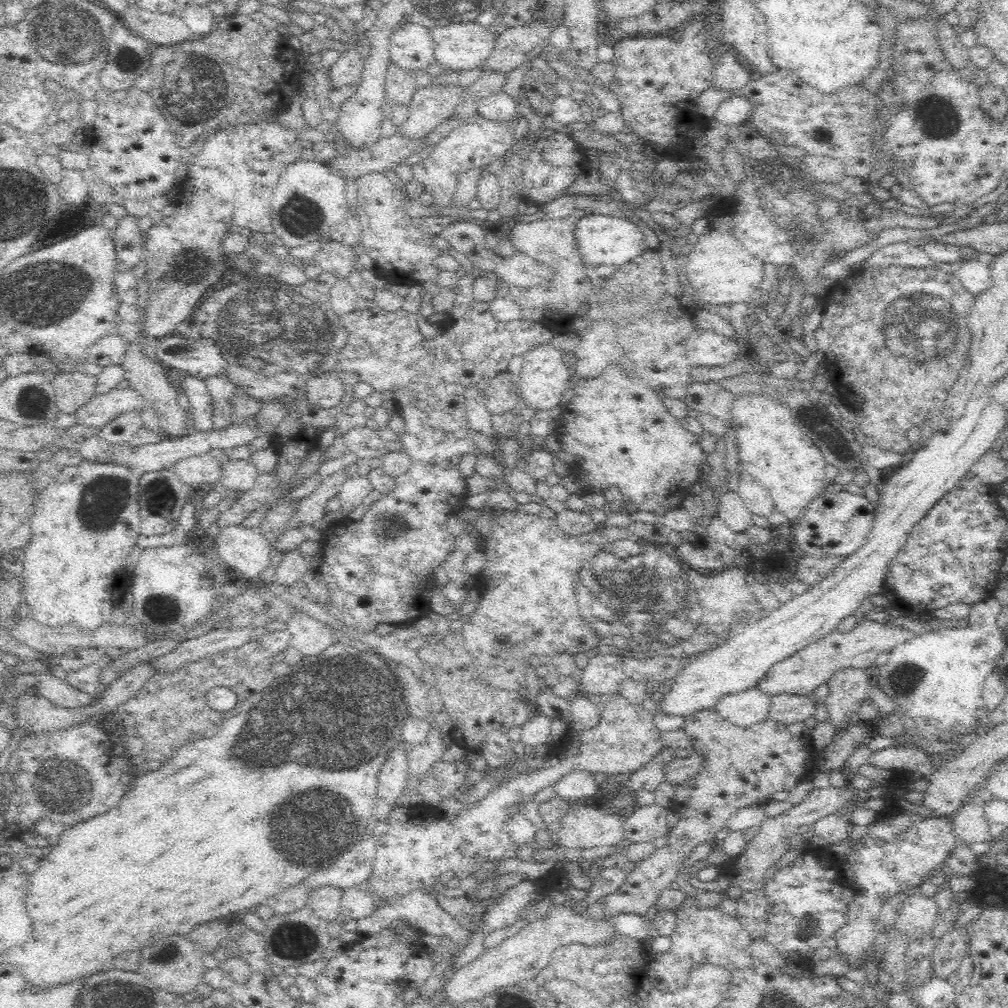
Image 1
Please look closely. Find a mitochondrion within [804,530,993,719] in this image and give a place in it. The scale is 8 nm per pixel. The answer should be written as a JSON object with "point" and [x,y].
{"point":[910,676]}

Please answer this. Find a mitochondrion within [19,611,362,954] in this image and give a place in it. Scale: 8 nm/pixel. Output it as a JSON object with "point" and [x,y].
{"point":[61,786]}

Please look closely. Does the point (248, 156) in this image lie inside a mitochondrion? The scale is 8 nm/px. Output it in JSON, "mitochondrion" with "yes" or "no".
{"mitochondrion":"no"}

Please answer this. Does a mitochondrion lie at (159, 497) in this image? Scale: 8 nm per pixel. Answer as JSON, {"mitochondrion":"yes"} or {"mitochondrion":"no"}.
{"mitochondrion":"yes"}

